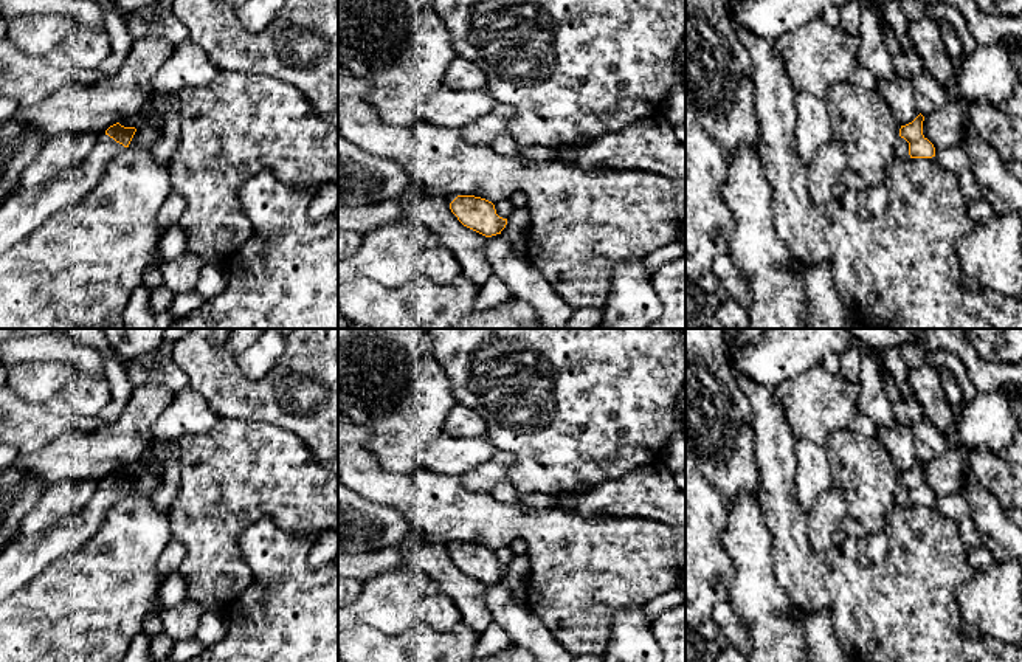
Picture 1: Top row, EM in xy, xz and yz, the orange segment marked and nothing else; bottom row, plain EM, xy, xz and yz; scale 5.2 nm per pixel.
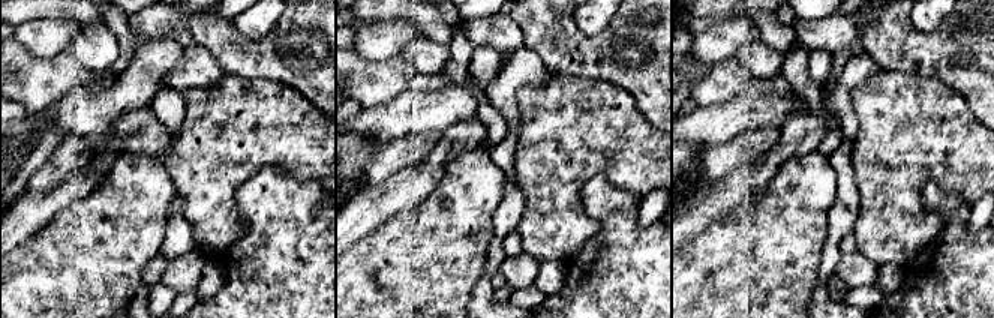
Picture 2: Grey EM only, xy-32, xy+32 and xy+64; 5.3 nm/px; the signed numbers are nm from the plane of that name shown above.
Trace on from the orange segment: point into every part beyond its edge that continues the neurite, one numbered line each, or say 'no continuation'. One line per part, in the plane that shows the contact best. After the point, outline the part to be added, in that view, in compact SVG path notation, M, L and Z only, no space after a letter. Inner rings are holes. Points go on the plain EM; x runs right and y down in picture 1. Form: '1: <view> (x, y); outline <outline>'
1: yz (901, 496); outline M898 484L896 493L895 493L895 505L898 505L898 507L909 507L910 505L909 490L901 484Z

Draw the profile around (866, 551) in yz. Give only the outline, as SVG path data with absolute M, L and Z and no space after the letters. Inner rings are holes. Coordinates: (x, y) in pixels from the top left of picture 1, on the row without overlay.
M887 532L861 538L847 536L841 550L862 567L879 564L889 553Z

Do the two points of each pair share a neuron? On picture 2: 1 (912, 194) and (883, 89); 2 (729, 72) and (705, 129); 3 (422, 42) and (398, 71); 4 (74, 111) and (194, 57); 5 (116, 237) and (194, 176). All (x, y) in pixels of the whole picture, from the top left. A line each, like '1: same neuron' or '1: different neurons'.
1: same neuron
2: different neurons
3: different neurons
4: different neurons
5: different neurons

